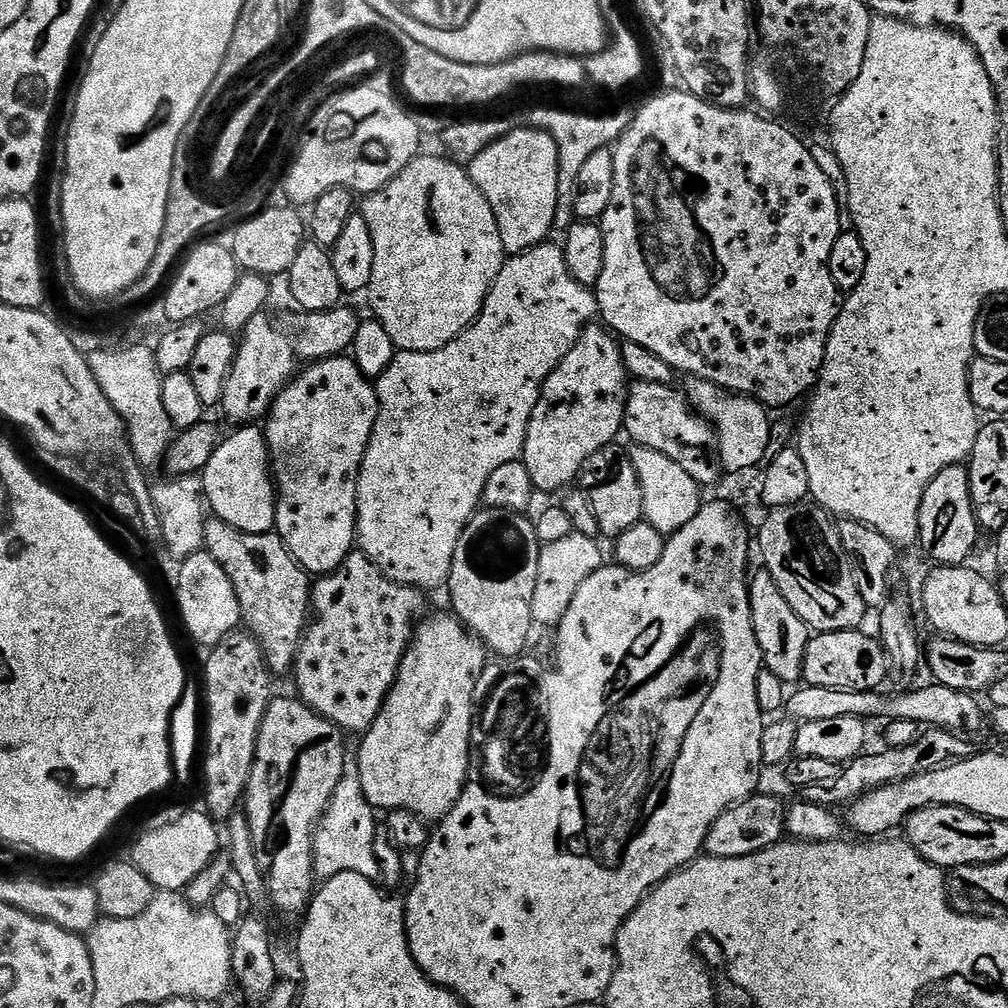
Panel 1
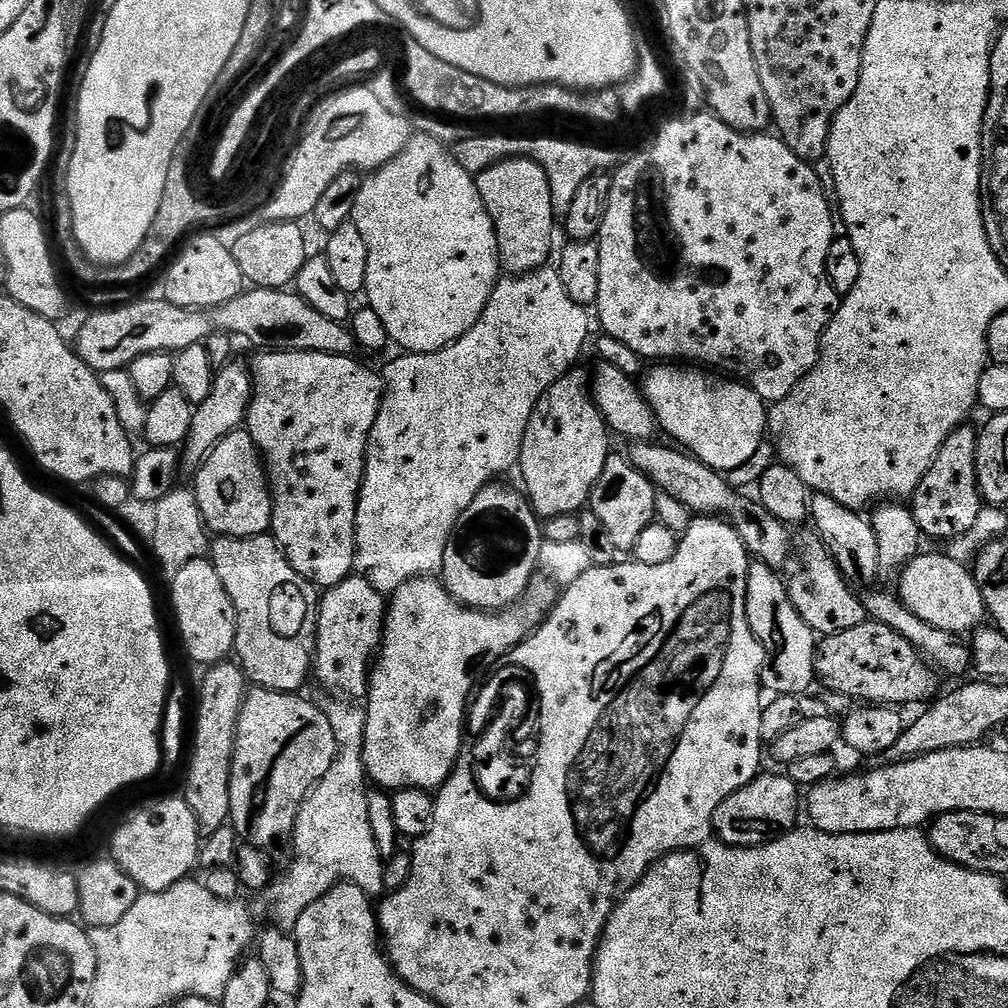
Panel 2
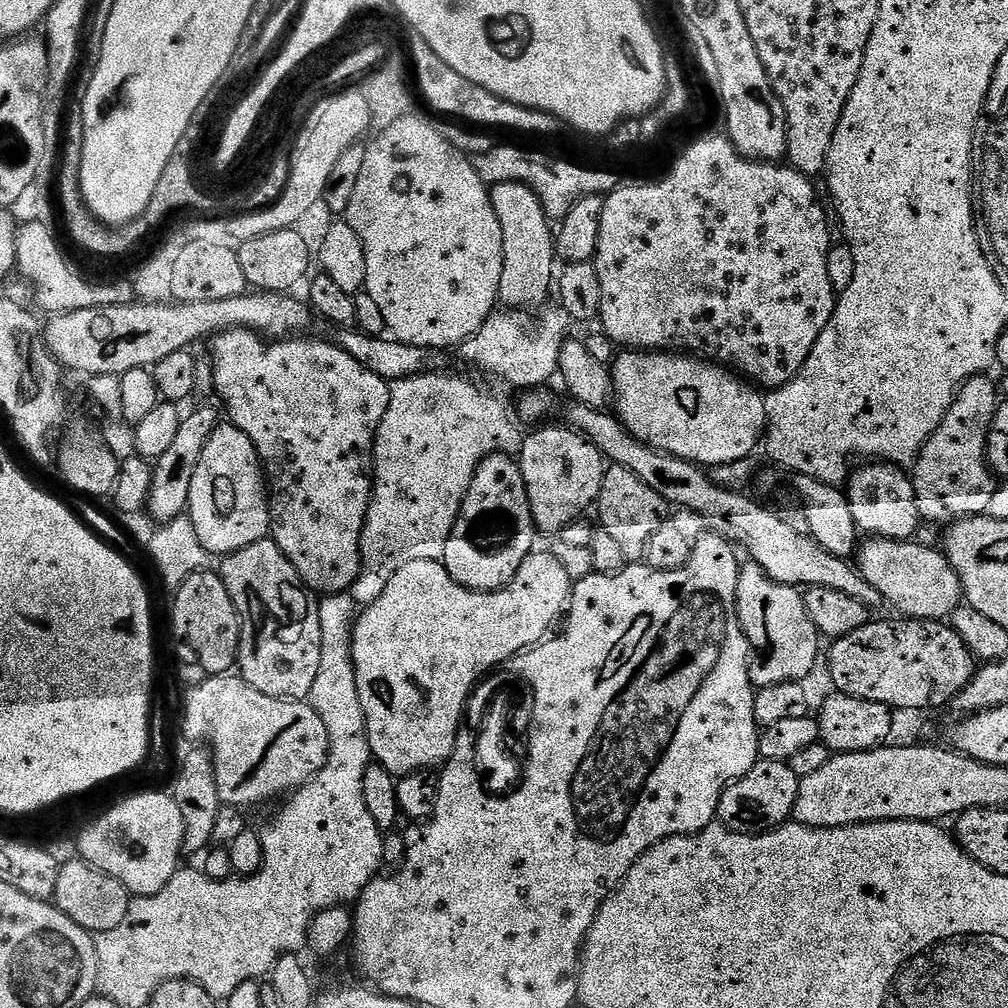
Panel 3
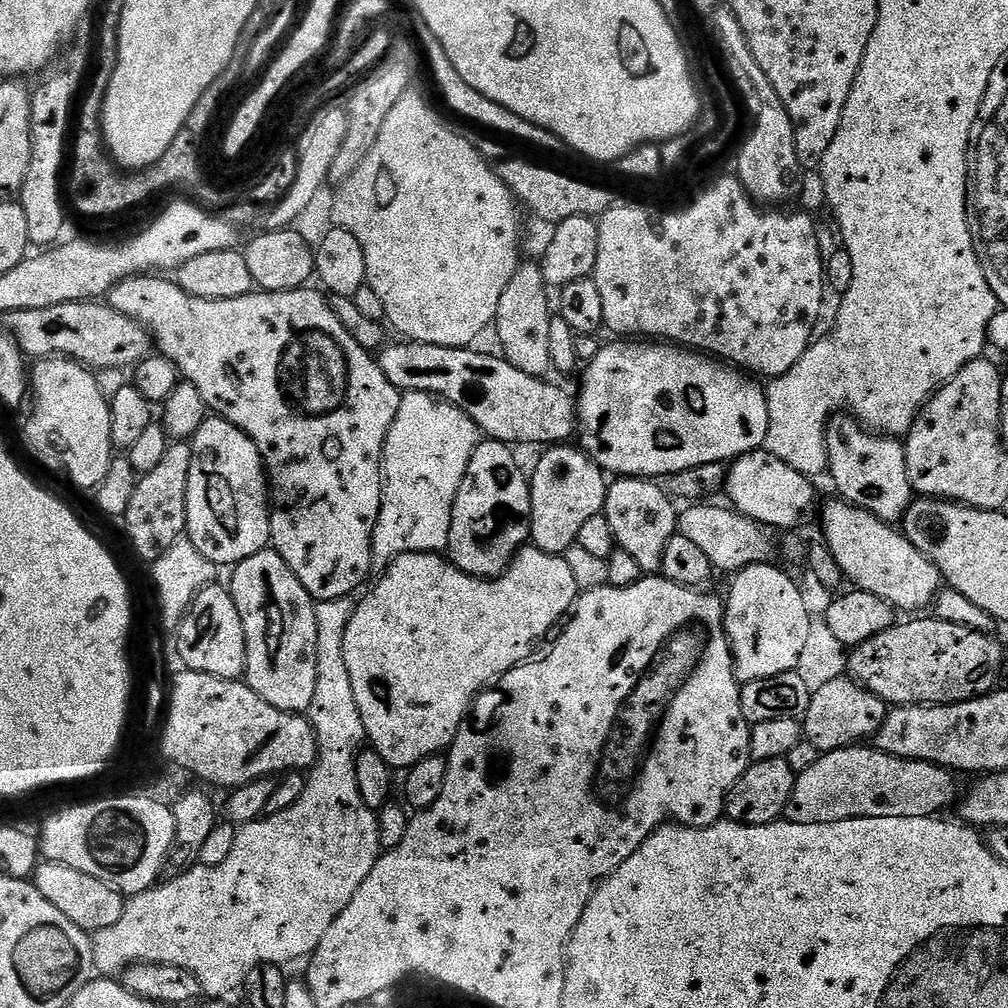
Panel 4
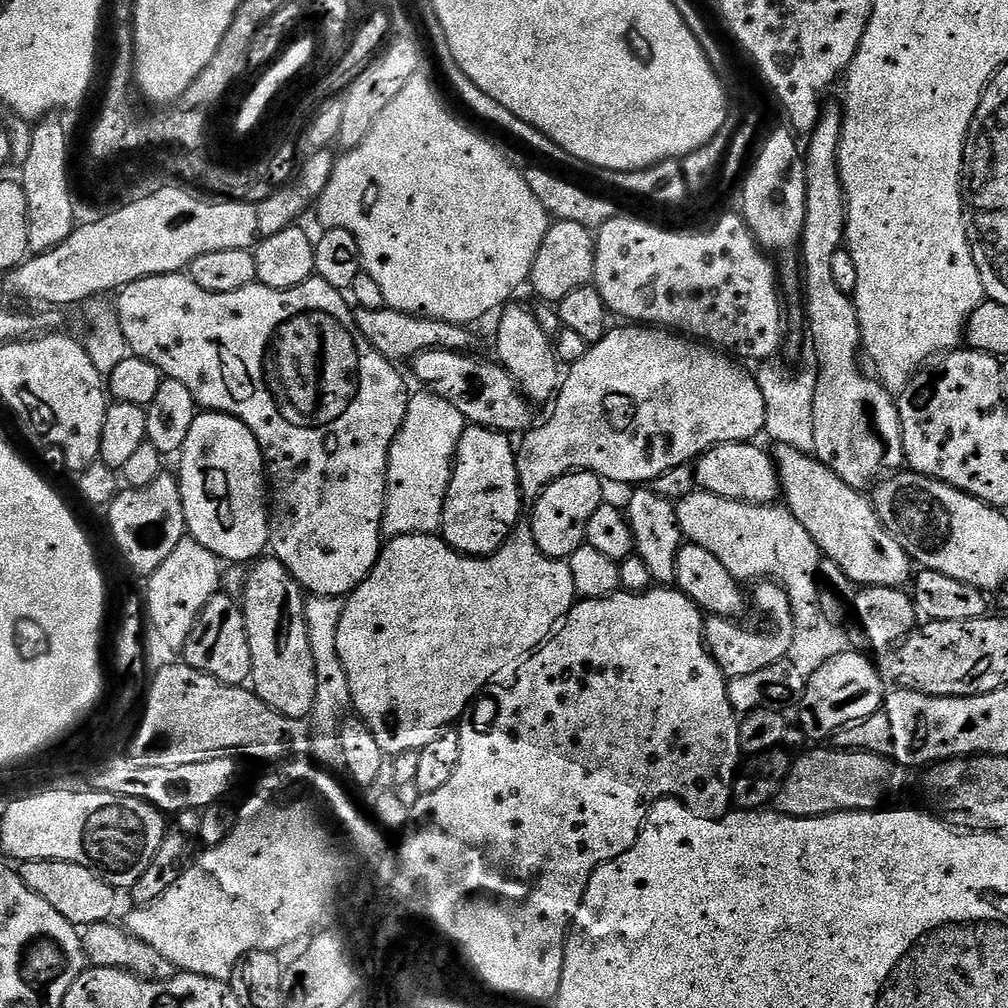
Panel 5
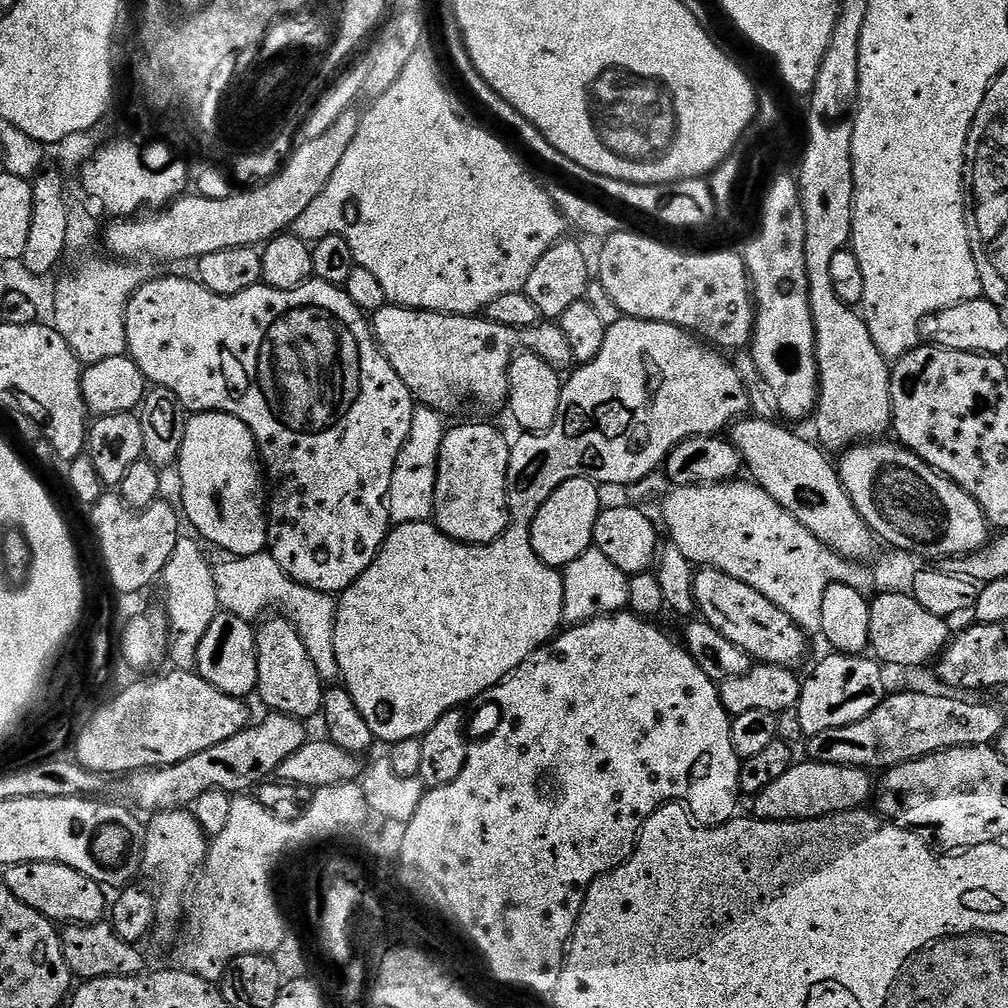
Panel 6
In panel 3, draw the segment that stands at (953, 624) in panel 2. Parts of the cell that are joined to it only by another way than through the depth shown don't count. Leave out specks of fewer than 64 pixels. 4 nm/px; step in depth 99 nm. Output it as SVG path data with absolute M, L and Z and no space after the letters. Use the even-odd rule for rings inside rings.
M868 538L859 545L858 567L866 582L874 586L882 594L884 600L897 608L897 613L914 620L939 620L951 617L954 609L961 607L962 589L958 574L950 566L947 556L943 551L927 548L924 544L916 544L912 540L882 540Z

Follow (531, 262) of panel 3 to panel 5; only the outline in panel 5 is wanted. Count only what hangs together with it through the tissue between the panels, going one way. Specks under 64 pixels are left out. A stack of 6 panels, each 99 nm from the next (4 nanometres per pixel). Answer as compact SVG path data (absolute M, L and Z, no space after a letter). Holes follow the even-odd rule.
M509 303L499 313L501 316L500 325L496 328L495 359L508 371L512 381L529 402L539 406L548 400L548 404L555 401L562 381L562 368L558 363L556 349L546 330L542 330L535 311L516 303Z

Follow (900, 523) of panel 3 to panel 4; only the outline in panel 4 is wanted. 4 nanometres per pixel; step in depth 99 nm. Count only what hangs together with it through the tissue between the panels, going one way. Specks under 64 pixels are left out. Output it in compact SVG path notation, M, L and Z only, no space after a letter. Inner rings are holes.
M836 414L825 428L828 472L841 497L885 522L903 521L914 493L906 470L903 443L887 434L877 434L851 414Z

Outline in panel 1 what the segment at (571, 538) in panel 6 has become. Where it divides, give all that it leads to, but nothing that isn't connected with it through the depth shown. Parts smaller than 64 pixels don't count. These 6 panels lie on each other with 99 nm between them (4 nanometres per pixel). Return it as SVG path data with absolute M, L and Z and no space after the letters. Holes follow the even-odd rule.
M599 323L589 324L580 335L580 341L570 350L570 354L566 354L566 358L558 362L550 378L546 378L540 391L538 406L534 406L534 414L530 418L522 461L537 493L560 494L569 486L575 485L576 475L585 471L590 457L609 447L616 435L621 435L624 426L624 397L629 383L630 377L624 369L617 337Z

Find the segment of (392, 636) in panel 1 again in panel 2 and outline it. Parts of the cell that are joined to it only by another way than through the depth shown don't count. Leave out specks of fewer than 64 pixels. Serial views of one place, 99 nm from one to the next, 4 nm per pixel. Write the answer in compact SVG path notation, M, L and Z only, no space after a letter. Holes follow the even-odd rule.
M347 576L338 586L319 597L320 617L316 627L315 679L320 679L339 697L360 702L368 694L368 677L384 640L386 596L365 576Z

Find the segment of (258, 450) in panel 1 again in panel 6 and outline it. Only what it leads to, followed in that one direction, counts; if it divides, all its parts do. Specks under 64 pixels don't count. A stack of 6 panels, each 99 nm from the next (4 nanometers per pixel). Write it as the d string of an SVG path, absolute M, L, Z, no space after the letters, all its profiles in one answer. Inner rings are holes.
M197 412L187 417L185 426L185 434L182 438L181 450L179 454L178 469L180 468L180 496L184 499L183 515L190 523L196 527L195 535L201 541L213 544L216 548L221 548L224 554L229 557L241 557L248 555L258 555L263 553L268 547L268 514L266 511L266 476L262 471L262 461L260 453L256 447L256 439L254 434L246 426L246 422L242 422L238 418L234 418L225 412Z

